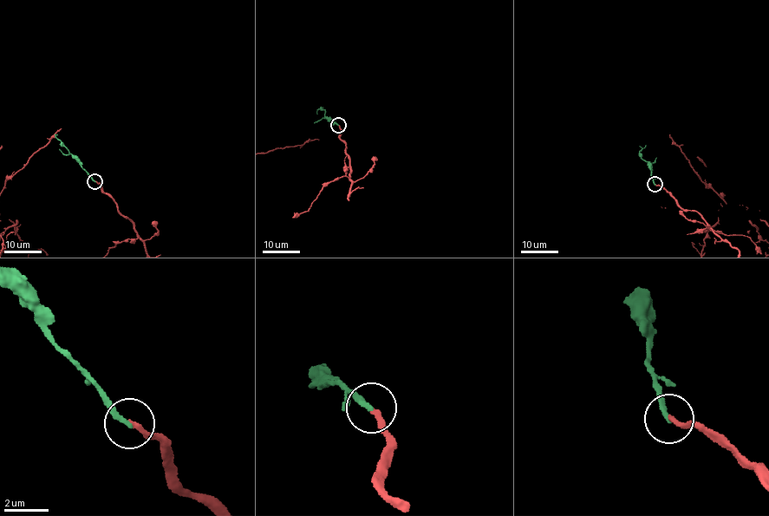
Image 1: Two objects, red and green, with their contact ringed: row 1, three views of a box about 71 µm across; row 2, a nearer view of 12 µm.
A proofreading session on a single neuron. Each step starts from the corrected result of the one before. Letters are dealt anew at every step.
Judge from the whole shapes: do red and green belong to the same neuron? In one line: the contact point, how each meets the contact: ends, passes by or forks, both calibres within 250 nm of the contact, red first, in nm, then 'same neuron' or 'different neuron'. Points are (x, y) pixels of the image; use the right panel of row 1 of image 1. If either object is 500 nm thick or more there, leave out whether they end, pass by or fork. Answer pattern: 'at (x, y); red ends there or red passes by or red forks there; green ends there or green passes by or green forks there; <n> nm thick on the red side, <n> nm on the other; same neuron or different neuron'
at (654, 184); red ends there; green ends there; 200 nm thick on the red side, 240 nm on the other; different neuron

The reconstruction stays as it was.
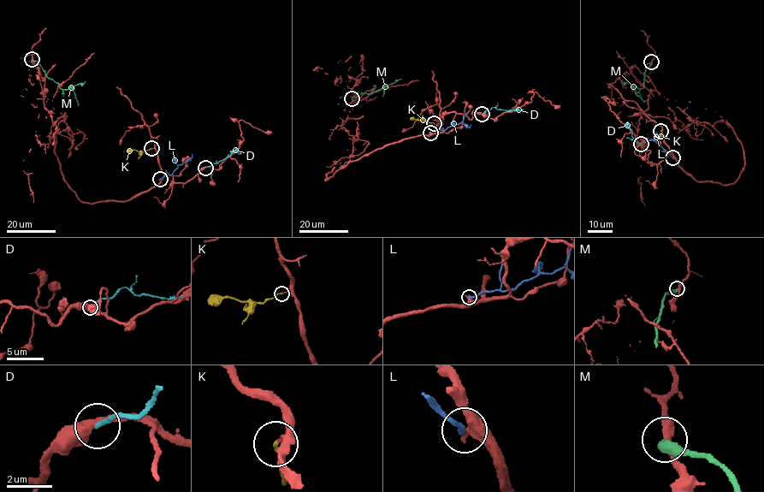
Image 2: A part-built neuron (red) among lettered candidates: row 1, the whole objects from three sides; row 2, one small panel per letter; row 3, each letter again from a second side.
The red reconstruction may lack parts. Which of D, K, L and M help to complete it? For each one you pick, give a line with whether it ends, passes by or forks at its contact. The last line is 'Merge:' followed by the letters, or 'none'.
K: It ends there
Merge: K

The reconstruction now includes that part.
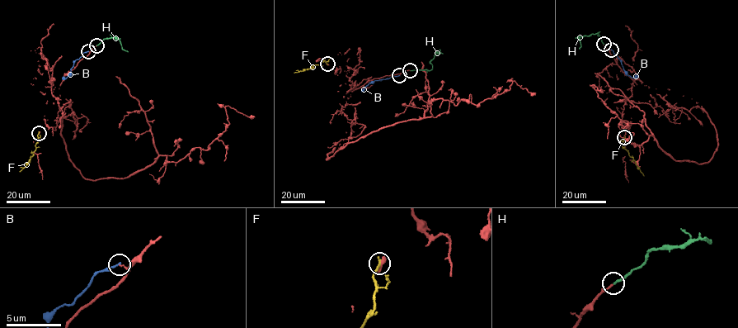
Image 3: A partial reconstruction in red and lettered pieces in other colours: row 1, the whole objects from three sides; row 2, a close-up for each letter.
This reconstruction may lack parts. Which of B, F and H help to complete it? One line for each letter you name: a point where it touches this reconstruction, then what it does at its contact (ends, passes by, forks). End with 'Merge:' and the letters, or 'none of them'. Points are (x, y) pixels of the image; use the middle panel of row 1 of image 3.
H: Touches red at (410, 70). It ends there
Merge: H

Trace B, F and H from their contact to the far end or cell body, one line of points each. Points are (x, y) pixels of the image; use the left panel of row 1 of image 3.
B: (88, 51), (77, 59), (69, 73), (62, 78)
F: (39, 133), (35, 149), (31, 153), (33, 154), (20, 171)
H: (96, 45), (105, 39), (115, 36), (112, 37), (117, 38), (122, 48), (128, 52)

